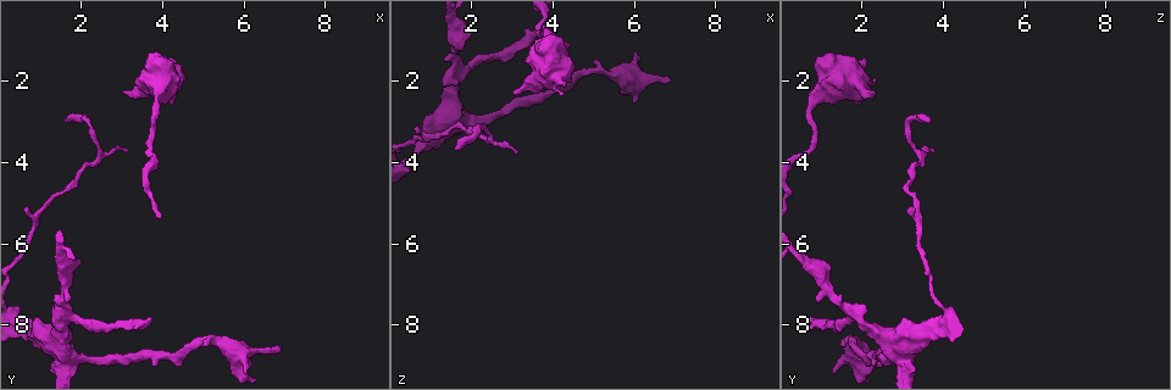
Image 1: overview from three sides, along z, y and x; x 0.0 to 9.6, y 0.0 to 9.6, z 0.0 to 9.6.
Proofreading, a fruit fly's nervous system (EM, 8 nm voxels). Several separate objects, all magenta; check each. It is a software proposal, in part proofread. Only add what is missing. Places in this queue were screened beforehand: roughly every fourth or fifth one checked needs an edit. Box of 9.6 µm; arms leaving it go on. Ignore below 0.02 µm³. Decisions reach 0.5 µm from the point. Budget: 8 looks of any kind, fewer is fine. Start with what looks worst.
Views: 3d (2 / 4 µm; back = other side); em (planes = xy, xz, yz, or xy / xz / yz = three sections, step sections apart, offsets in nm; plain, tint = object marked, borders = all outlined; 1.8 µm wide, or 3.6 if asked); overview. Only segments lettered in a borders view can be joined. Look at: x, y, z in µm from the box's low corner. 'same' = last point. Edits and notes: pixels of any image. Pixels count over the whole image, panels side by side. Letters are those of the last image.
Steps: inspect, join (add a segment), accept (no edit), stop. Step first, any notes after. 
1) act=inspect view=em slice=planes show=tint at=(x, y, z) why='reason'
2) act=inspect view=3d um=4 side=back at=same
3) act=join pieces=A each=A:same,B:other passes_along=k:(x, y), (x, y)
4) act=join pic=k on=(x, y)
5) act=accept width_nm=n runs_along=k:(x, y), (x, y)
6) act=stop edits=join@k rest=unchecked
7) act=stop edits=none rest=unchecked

act=inspect view=em slice=planes show=tint at=(3.65, 7.85, 0.70)

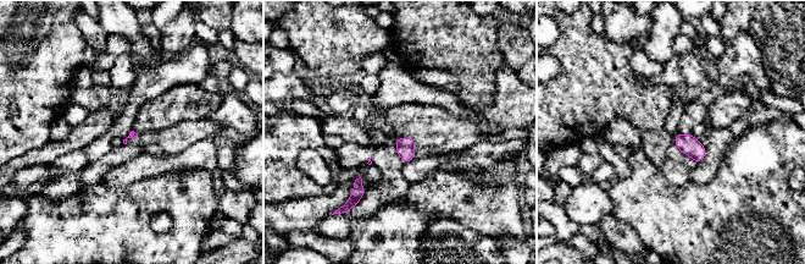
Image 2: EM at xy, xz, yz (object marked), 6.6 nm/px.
act=inspect view=em slice=planes show=borders at=same why='see the neighbours'

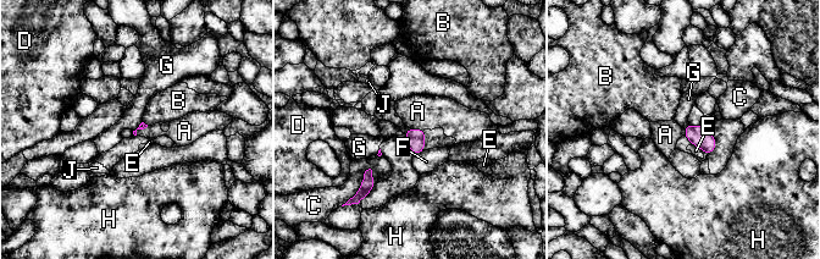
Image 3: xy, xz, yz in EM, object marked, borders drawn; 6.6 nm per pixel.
act=join pic=3 on=(417, 111) each=A:same,B:other,C:other,D:other,E:other,F:other,G:other,H:other,J:other passes_along=3:(415, 138), (416, 128), (417, 111) found='the neuron continues'

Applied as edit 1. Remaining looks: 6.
act=inspect view=overview why='see it whole again'

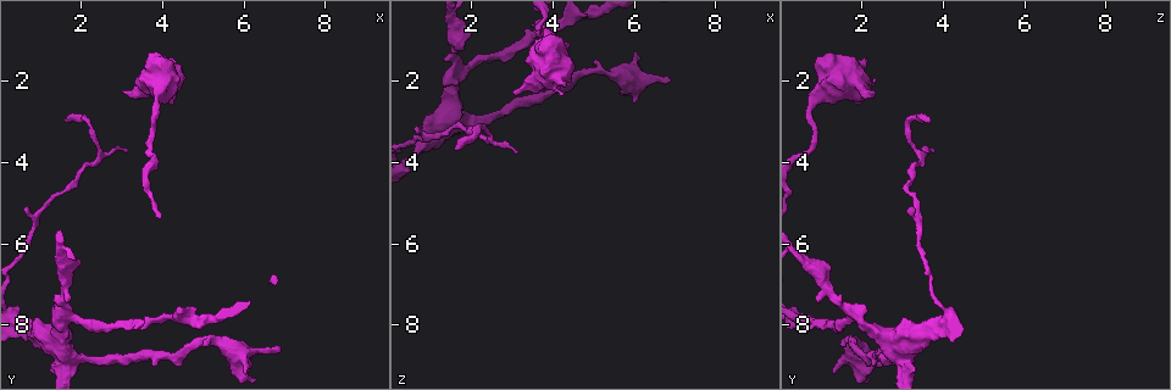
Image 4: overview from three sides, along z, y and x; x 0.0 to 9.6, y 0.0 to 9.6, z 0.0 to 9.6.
act=inspect view=em um=3.6 slice=xy step=4 show=tint at=(1.45, 8.50, 2.95) why='four arms meet'

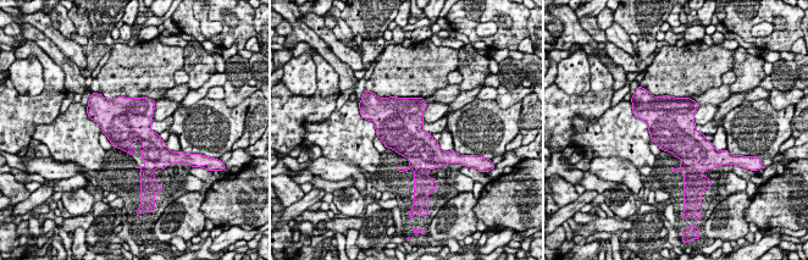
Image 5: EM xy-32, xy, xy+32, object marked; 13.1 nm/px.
act=inspect view=em um=3.6 slice=planes show=borders at=same

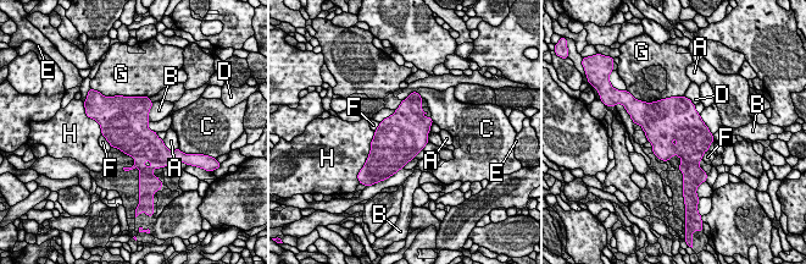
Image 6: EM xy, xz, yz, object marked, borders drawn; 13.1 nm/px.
act=accept width_nm=600 each=A:other,B:other,C:other,D:other,E:other,F:other,G:other,H:other border=6:(153, 103), (149, 110), (149, 121) found='none of them fits'

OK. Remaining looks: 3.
act=inspect view=em slice=xy step=8 show=borders at=(3.10, 2.25, 2.35) why='branch stops here'

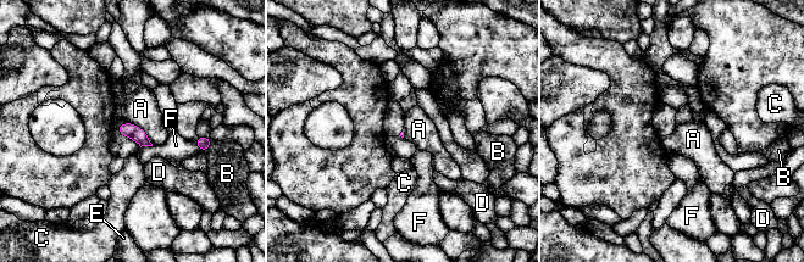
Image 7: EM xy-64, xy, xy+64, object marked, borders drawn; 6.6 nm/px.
act=accept each=A:other,B:other,C:other,D:other,E:other,F:other border=7:(126, 121), (138, 126), (153, 145) found='no lettered segment goes on from it'

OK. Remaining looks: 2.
act=inspect view=3d um=2 side=back at=(3.70, 3.50, 0.80) why='sharp bend'

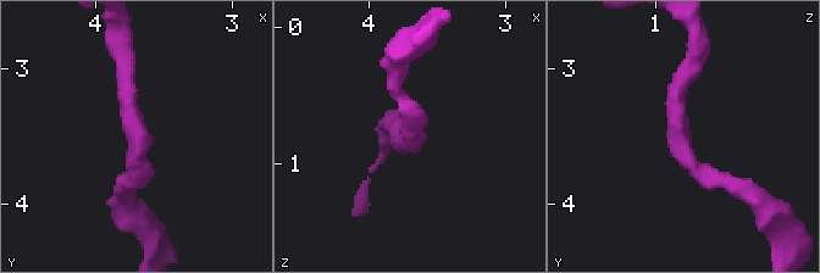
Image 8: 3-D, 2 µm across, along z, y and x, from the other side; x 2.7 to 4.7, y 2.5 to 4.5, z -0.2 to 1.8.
act=inspect view=em slice=planes show=borders at=(3.66, 3.54, 0.86) why='now the EM'

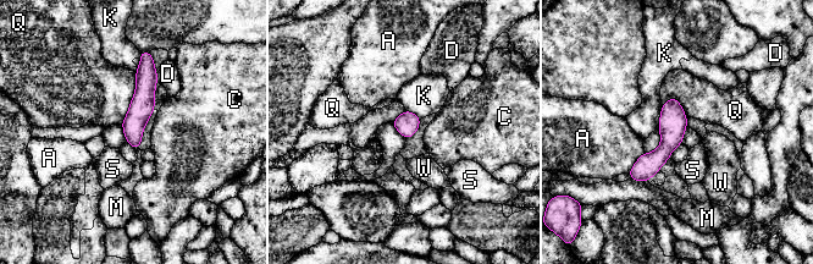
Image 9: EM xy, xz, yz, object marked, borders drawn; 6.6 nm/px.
act=accept longest_contact=Q:360nm each=A:other,C:other,D:other,K:other,M:other,Q:other,S:other,W:other found='no lettered segment goes on from it'

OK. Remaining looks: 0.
act=stop edits=join@3 rest=unchecked

